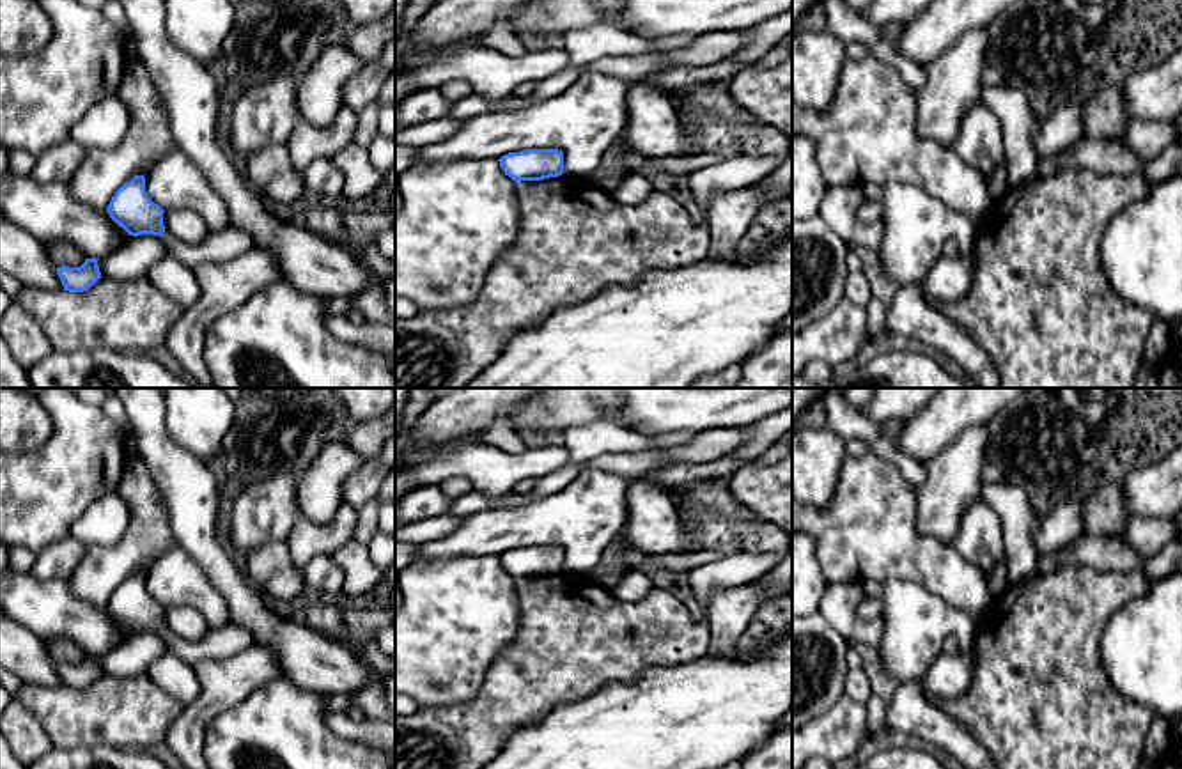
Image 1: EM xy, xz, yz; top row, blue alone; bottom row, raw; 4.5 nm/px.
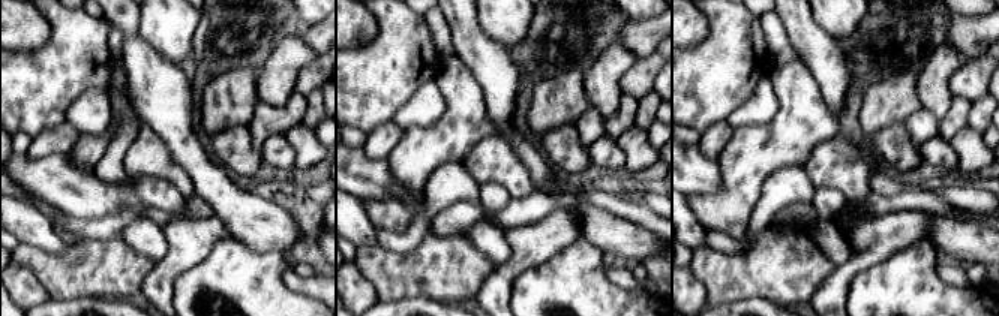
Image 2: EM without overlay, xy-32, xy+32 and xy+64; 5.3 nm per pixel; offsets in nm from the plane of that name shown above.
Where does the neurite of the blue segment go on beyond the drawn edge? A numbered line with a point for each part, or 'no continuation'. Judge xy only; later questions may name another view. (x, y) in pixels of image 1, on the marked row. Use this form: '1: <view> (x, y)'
1: xy (231, 241)

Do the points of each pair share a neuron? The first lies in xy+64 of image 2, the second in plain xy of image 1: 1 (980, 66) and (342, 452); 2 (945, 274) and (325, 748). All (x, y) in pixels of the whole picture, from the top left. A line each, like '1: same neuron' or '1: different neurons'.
1: same neuron
2: different neurons

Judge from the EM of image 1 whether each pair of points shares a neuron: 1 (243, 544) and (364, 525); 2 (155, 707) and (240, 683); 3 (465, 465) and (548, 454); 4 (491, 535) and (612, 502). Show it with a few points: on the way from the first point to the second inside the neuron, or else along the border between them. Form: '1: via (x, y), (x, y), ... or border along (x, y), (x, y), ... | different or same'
1: via (273, 528), (277, 525), (334, 525) | same
2: border along (185, 706), (163, 743) | different
3: via (486, 465), (527, 465) | same
4: via (521, 527), (557, 520), (582, 520) | same

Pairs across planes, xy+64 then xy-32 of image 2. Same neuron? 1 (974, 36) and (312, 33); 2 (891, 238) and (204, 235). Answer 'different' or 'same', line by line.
1: same
2: same

